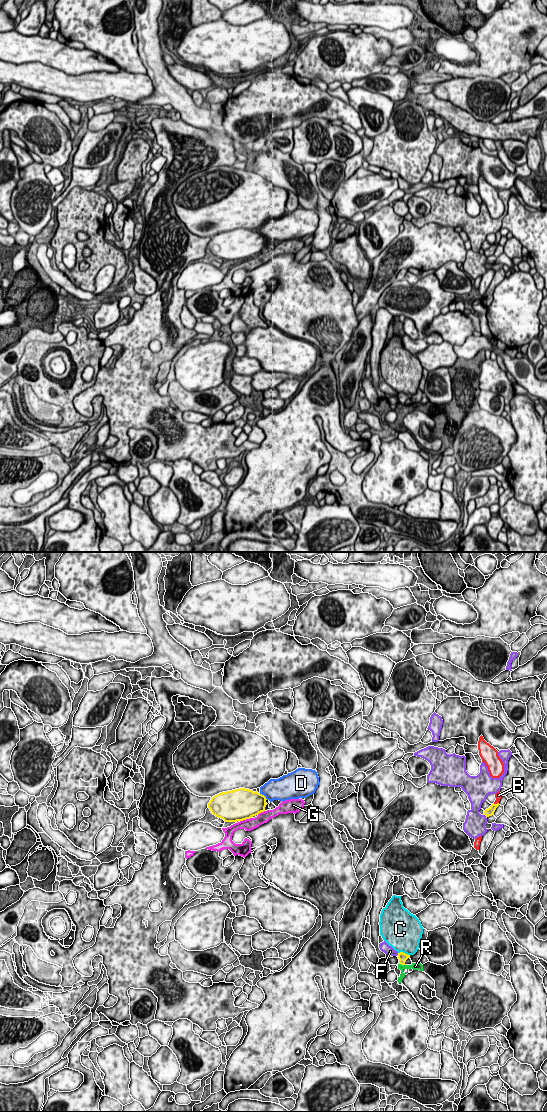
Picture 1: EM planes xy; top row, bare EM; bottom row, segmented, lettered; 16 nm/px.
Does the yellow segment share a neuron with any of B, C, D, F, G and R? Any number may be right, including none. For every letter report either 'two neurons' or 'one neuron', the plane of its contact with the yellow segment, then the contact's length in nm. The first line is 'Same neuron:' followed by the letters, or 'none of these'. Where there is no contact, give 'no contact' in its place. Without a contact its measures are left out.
Same neuron: none of these
B: two neurons; meets yellow in xy; contact 90 nm long
C: two neurons; meets yellow in xy; contact 200 nm long
D: two neurons; meets yellow in xy; contact 180 nm long
F: two neurons; meets yellow in xy; contact 60 nm long
G: two neurons; meets yellow in xy; contact 190 nm long
R: two neurons; meets yellow in xy; contact 100 nm long

